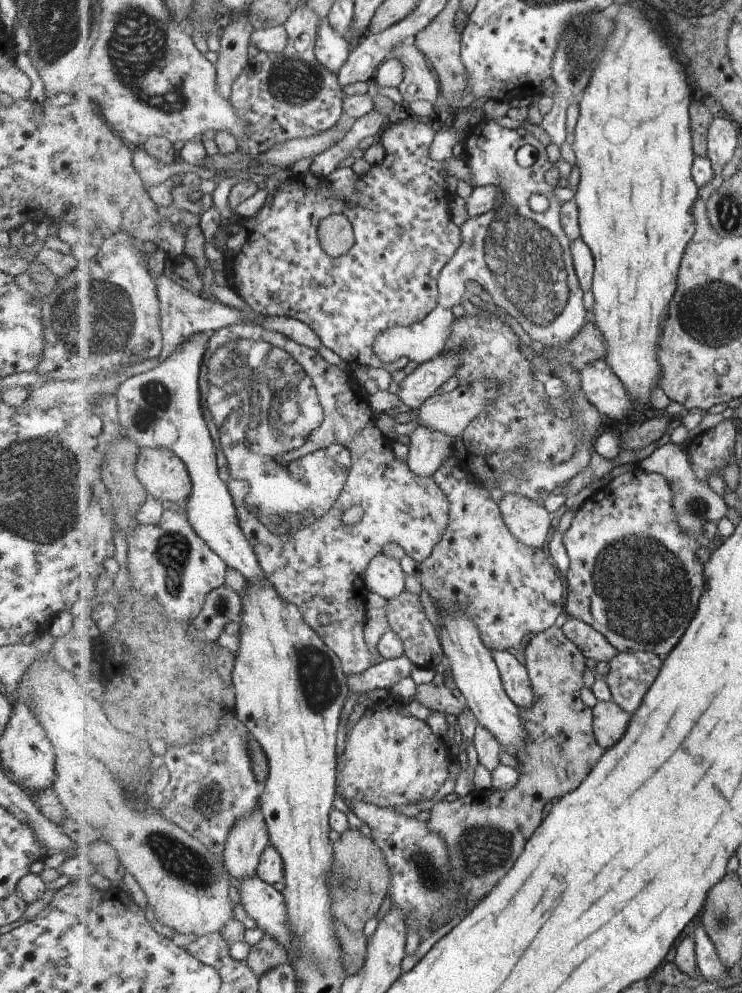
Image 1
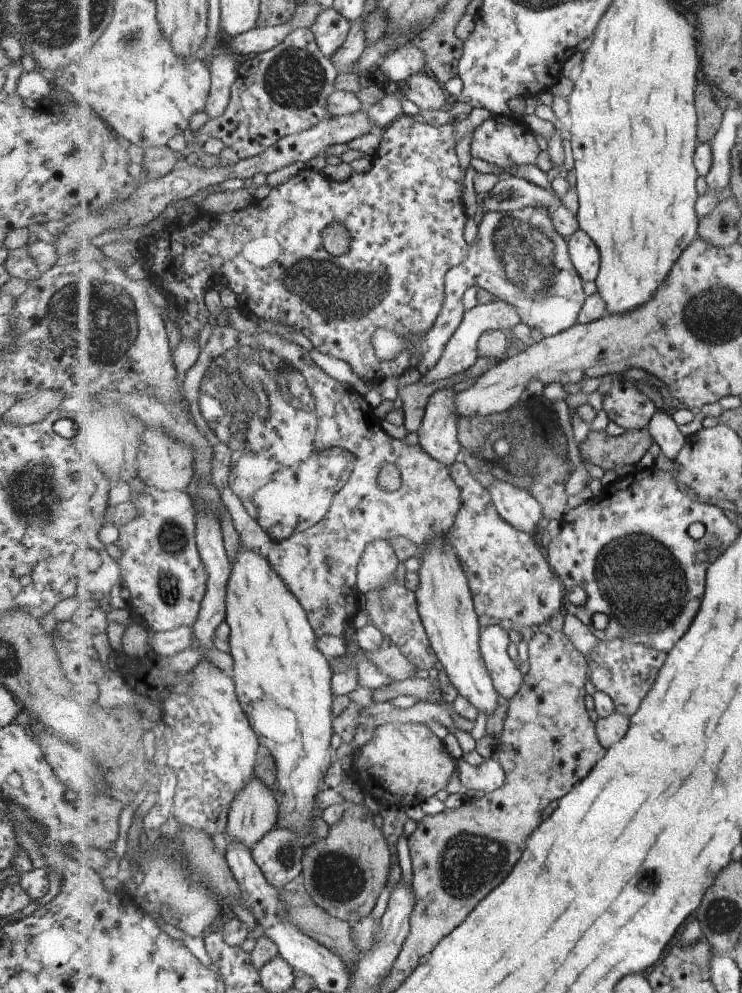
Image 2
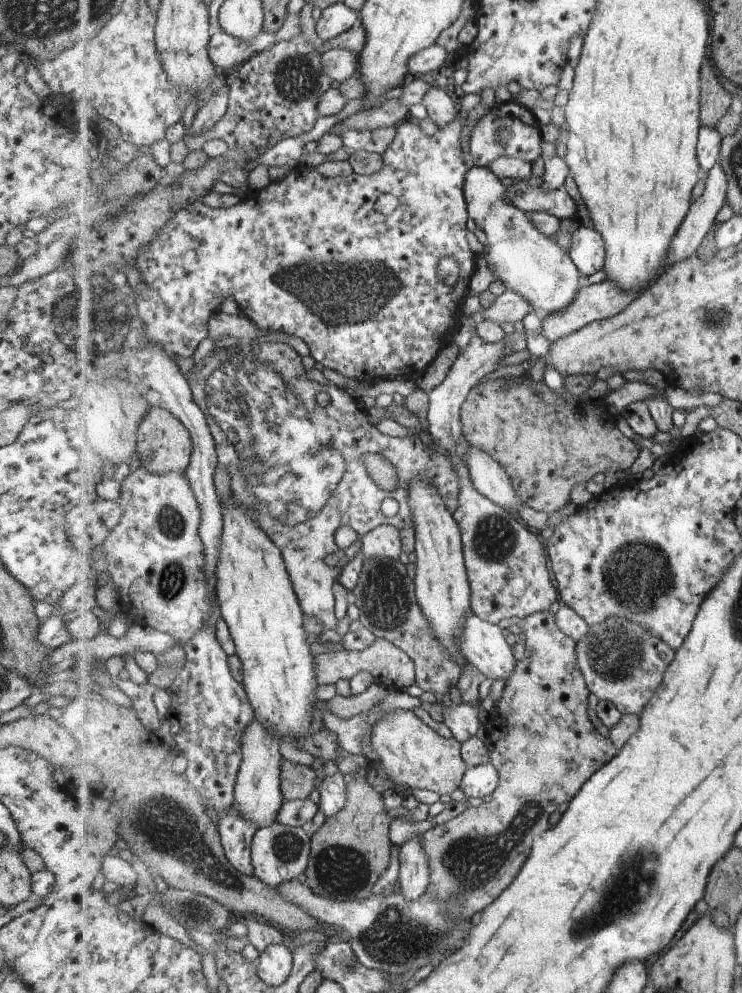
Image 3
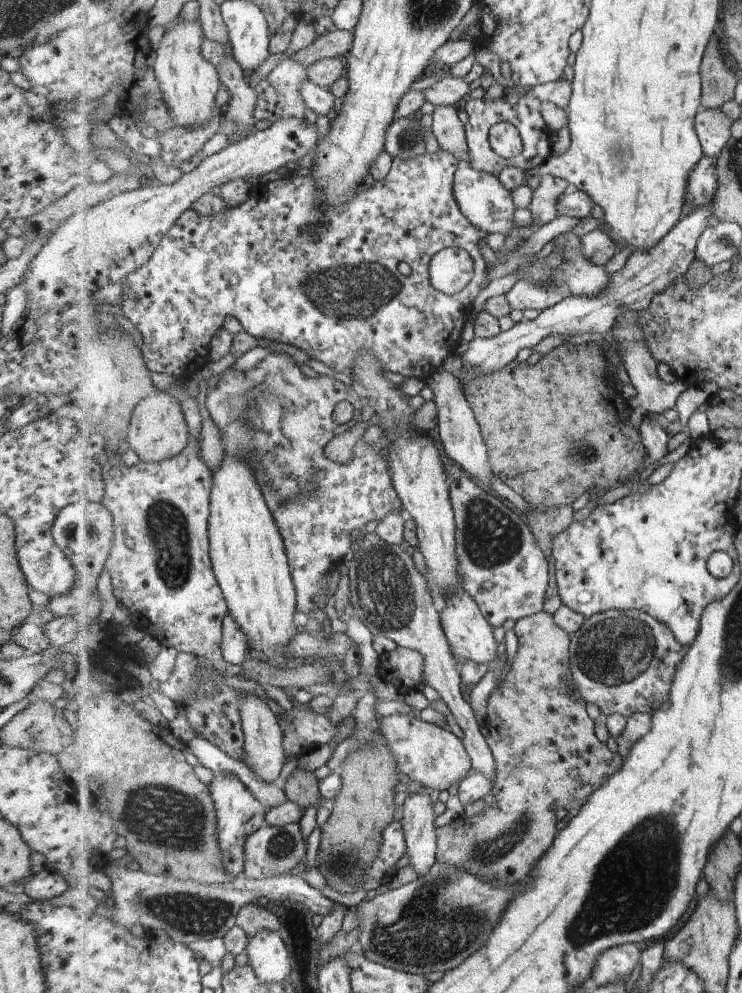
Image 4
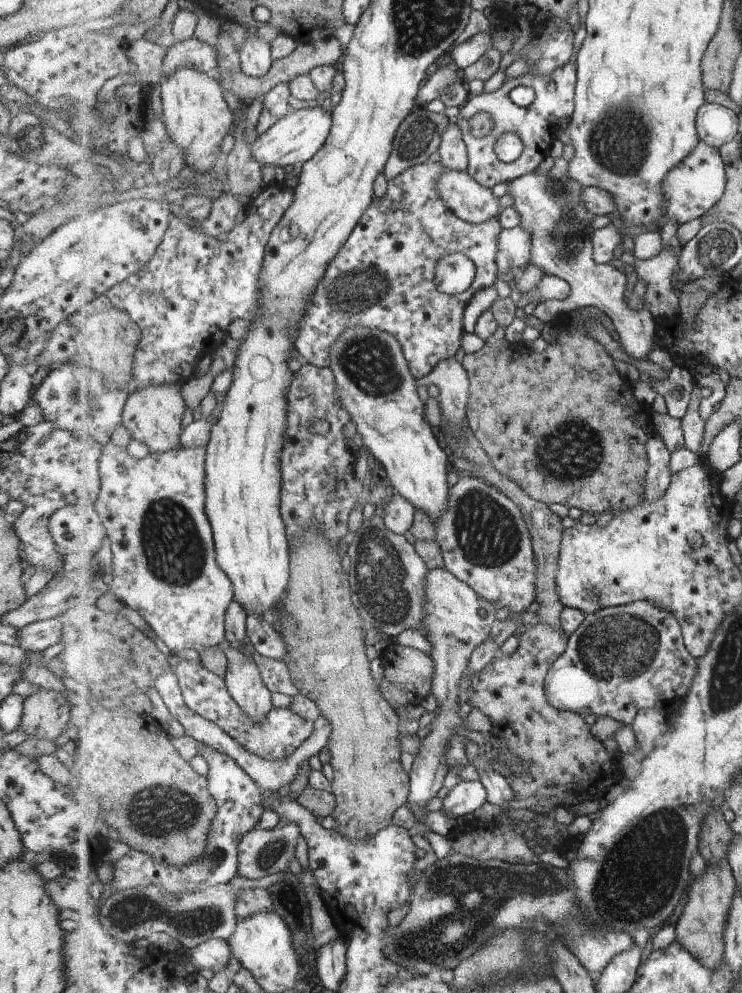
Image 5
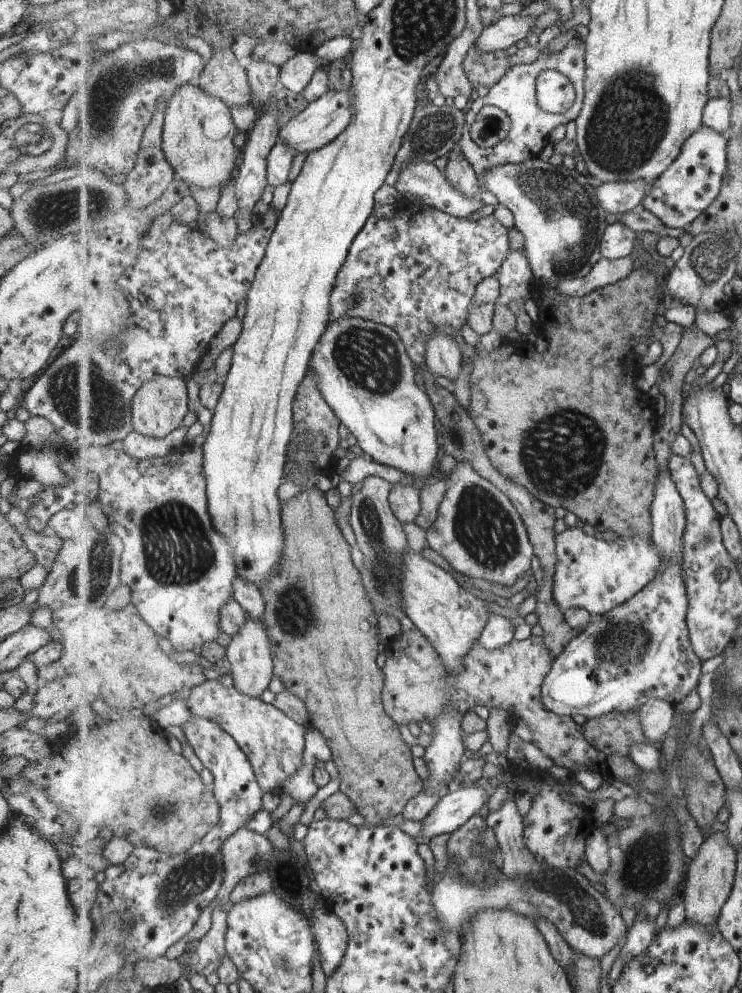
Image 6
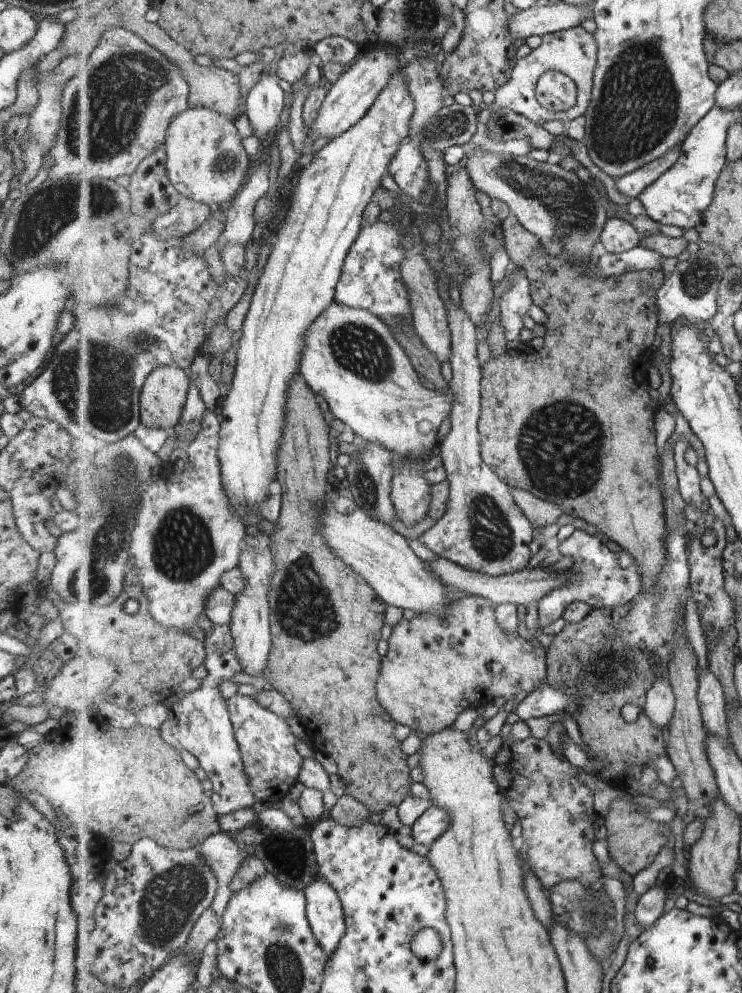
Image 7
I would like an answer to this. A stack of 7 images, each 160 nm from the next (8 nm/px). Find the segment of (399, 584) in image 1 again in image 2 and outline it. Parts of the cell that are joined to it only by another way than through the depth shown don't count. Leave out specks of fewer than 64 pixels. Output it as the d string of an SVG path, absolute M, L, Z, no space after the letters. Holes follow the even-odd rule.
M387 540L371 542L358 568L358 590L362 597L386 587L400 565L393 546Z

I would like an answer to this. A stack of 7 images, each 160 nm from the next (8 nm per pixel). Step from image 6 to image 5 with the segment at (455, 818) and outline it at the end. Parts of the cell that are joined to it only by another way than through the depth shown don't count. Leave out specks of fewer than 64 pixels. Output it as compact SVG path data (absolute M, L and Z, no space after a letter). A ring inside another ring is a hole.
M463 781L443 799L442 811L447 817L459 818L479 810L488 801L488 792L480 781Z

